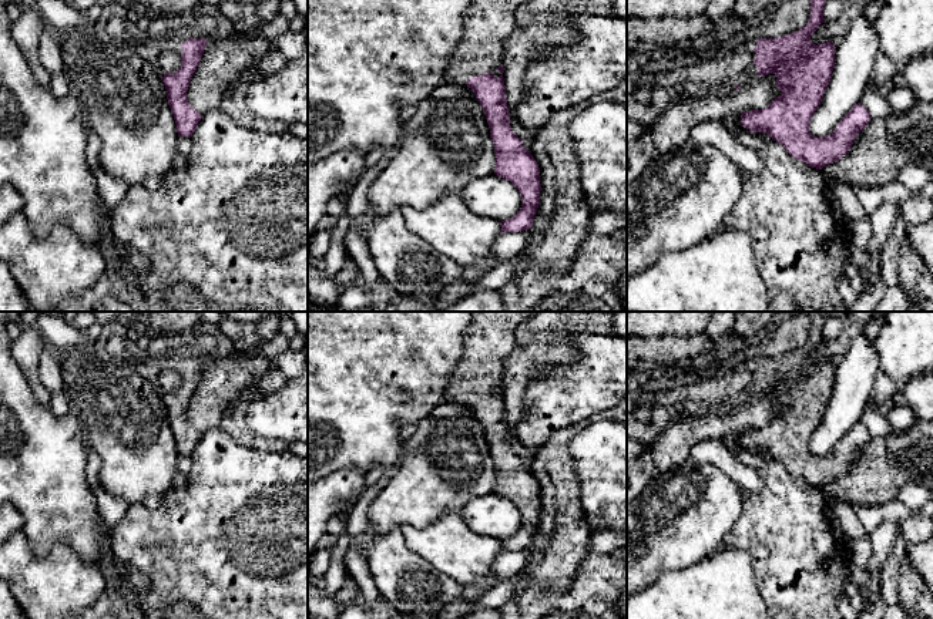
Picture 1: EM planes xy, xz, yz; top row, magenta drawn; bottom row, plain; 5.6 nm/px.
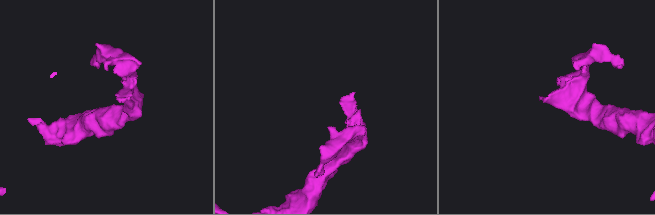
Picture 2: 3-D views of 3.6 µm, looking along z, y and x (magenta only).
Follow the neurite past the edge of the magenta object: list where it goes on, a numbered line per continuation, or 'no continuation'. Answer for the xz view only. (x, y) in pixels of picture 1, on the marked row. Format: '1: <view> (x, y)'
1: xz (487, 23)

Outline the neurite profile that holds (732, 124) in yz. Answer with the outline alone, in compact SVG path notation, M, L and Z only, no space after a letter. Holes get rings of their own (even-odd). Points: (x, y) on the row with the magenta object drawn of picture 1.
M738 114L736 117L724 117L718 121L734 135L735 139L739 131L749 131L741 124L741 114Z

